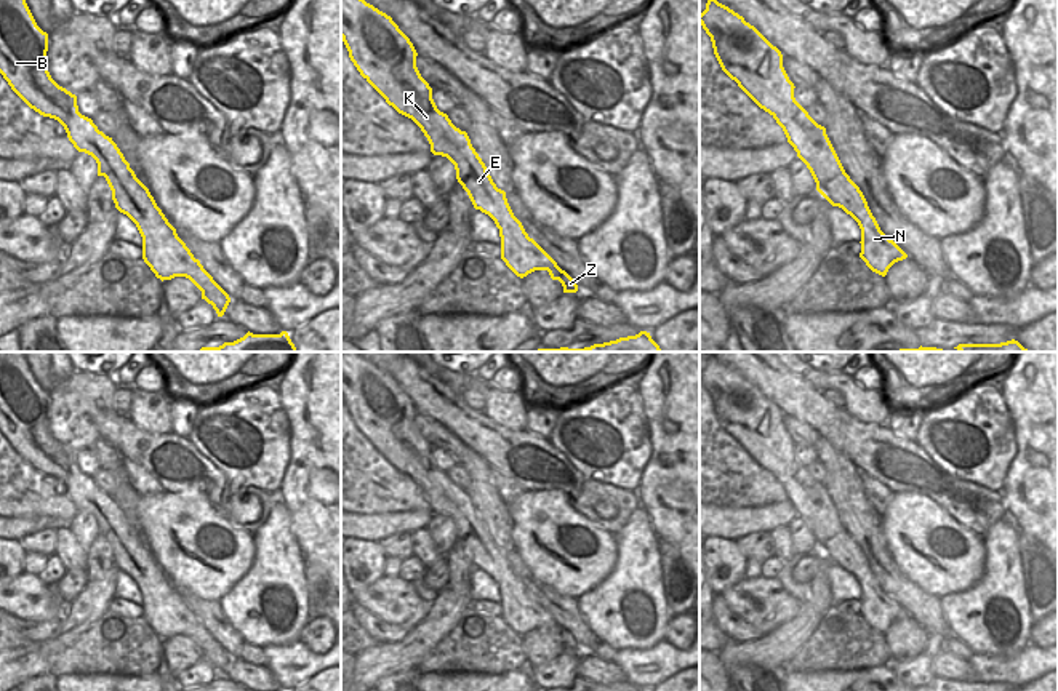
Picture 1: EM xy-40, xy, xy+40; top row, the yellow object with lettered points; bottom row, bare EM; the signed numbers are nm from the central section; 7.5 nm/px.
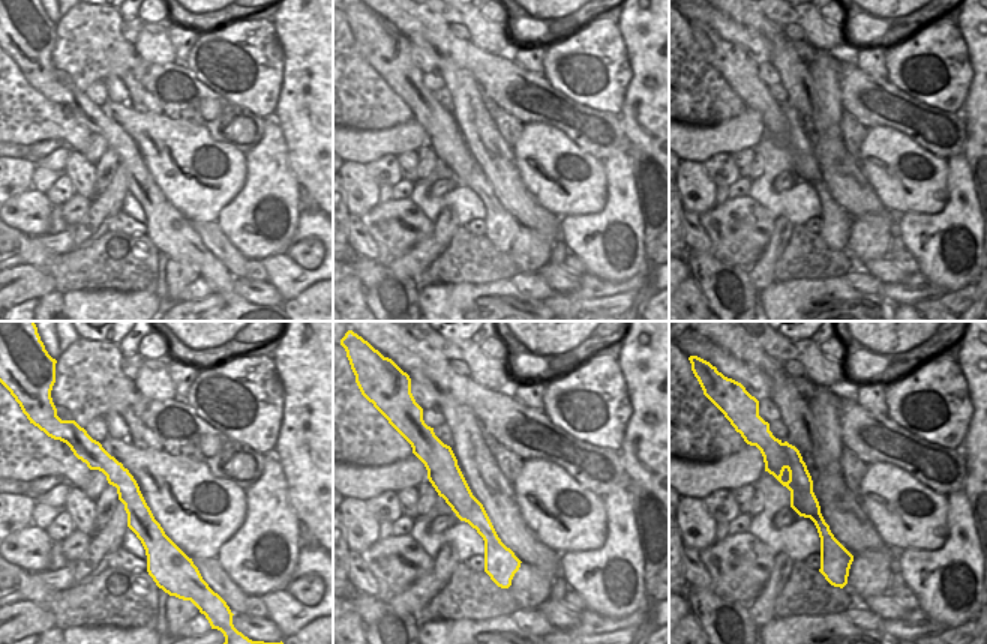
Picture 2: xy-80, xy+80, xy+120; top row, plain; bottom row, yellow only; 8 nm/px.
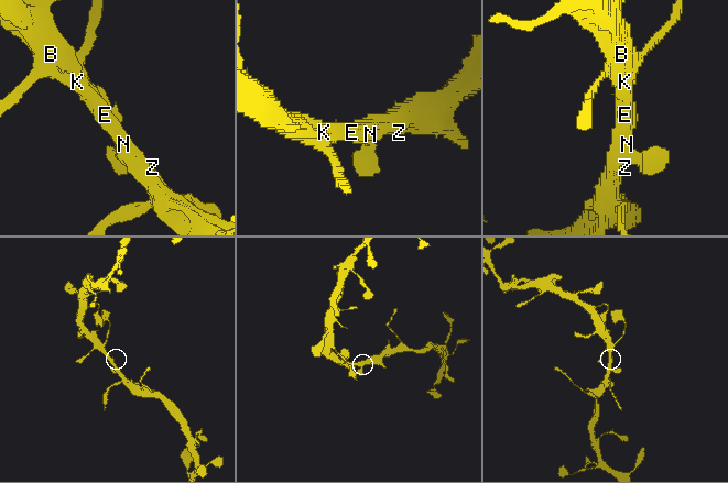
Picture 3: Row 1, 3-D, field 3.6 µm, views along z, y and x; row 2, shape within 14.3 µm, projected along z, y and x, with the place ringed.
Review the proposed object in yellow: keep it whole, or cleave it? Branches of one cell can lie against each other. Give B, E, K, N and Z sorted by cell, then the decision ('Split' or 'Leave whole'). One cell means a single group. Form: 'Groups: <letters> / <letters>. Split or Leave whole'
Groups: B E K N Z. Leave whole.

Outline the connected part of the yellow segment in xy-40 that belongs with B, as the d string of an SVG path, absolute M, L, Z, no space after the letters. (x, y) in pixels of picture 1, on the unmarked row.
M0 352L0 432L3 437L30 467L43 475L58 478L78 510L85 510L96 518L98 534L106 536L112 549L115 566L136 582L142 595L142 617L155 635L162 640L174 635L189 637L202 649L202 657L213 664L218 675L222 675L230 661L229 653L213 638L200 619L194 616L186 601L178 595L176 587L157 565L149 547L136 536L112 496L99 489L91 477L78 470L75 453L59 445L51 437L46 409L48 392L37 384L24 353Z

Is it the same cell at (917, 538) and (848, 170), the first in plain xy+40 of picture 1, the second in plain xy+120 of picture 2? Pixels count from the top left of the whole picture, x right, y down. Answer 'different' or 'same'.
different

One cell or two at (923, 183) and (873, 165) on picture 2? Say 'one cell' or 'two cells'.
one cell

